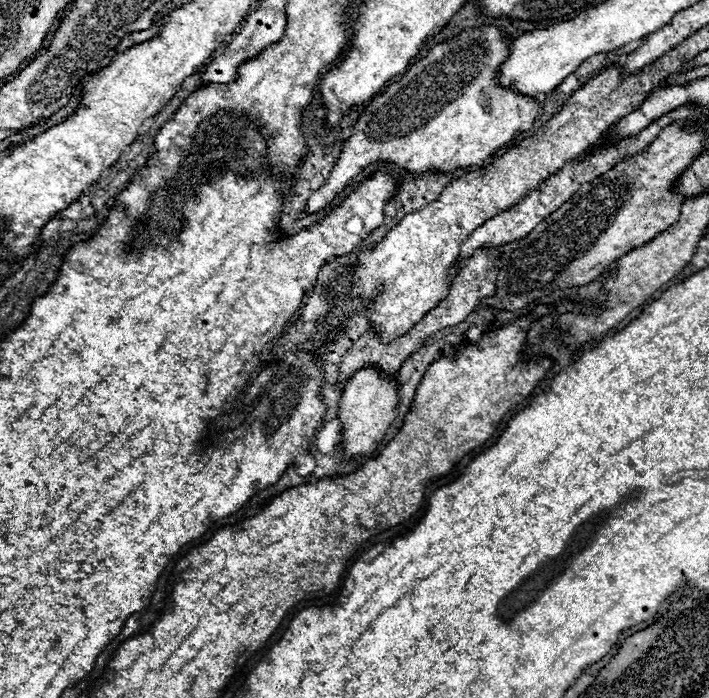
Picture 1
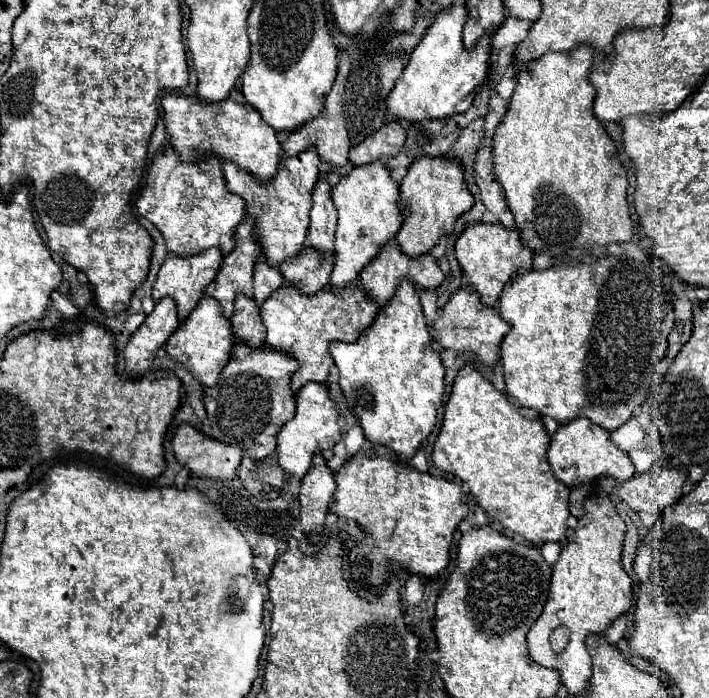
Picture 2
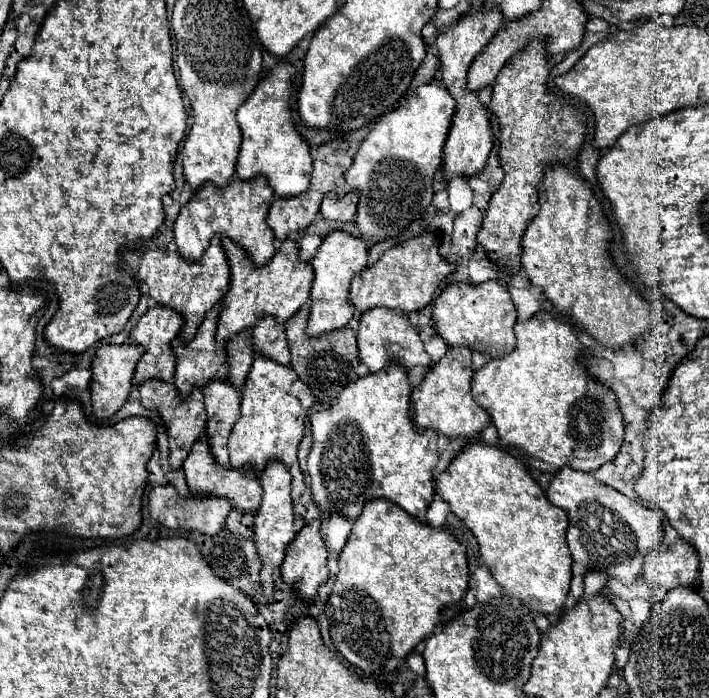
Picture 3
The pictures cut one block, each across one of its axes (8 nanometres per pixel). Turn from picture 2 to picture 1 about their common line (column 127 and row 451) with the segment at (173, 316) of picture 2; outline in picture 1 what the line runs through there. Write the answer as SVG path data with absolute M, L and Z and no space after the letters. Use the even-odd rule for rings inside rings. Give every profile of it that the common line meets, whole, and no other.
M376 366L360 368L344 384L338 418L344 426L342 446L346 452L346 460L360 456L360 454L370 454L380 444L380 440L384 438L384 434L388 432L388 428L392 426L392 422L396 420L396 414L398 414L398 402L400 402L398 388L400 388L400 384L396 380L396 374L388 376L382 370L378 370Z

